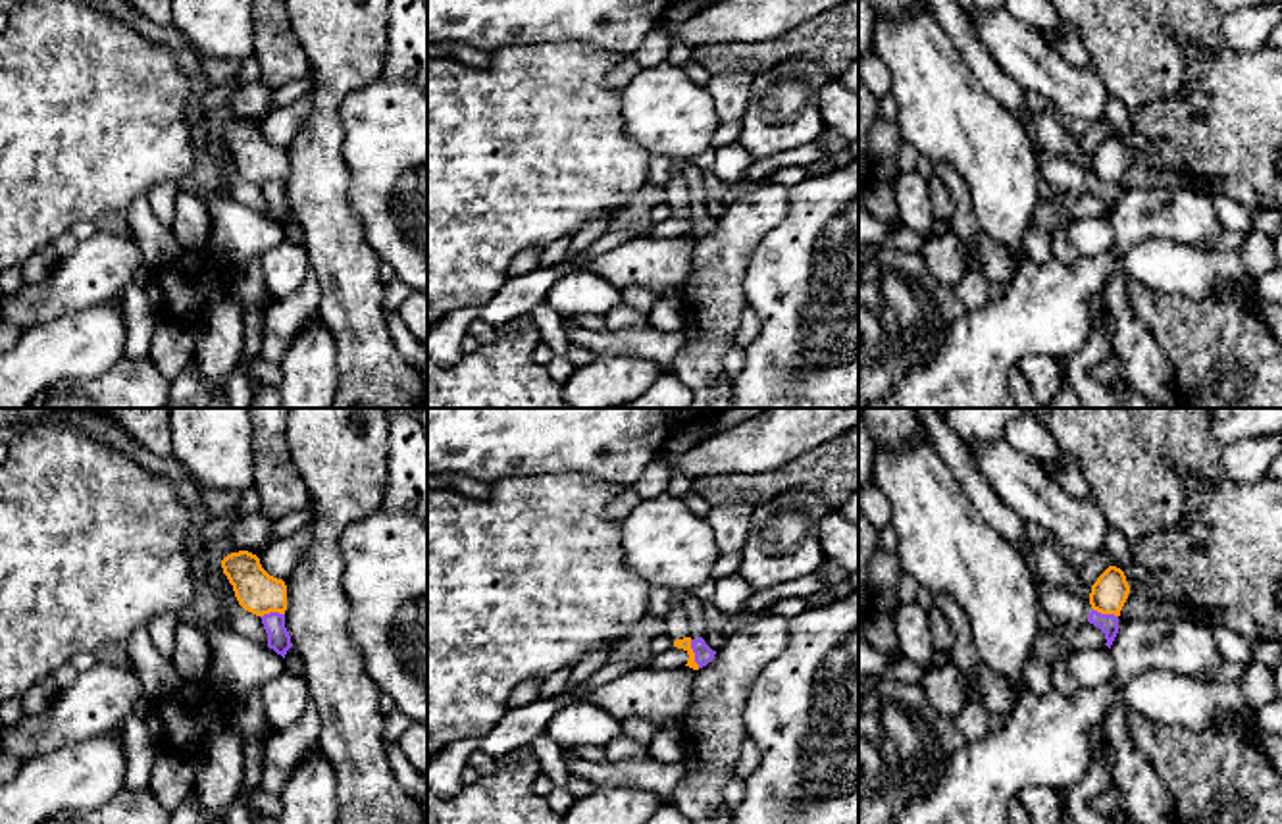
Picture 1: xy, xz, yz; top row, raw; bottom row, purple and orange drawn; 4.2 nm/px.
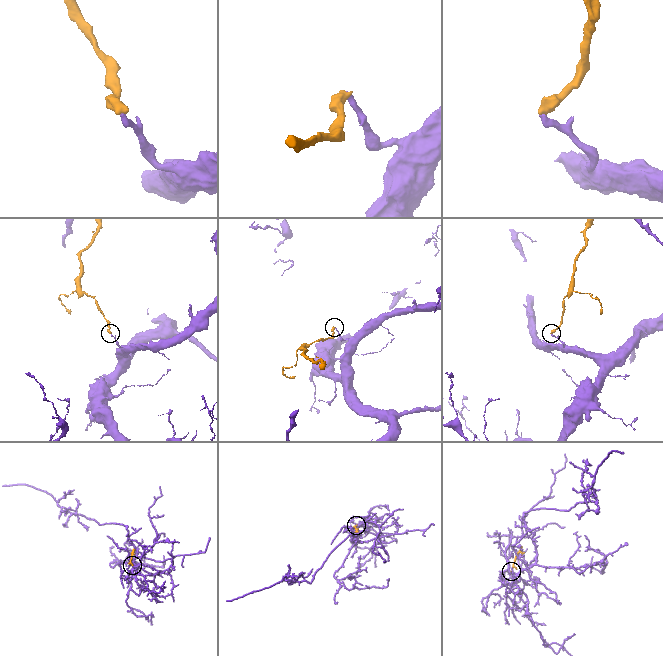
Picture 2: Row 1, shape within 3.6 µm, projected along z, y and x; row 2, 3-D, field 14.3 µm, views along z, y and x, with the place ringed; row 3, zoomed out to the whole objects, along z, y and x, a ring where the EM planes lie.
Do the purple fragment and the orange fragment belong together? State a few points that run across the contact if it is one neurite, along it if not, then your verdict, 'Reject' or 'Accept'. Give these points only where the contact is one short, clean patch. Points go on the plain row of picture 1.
Line: xz (690, 208), (693, 230), (699, 235). Reject

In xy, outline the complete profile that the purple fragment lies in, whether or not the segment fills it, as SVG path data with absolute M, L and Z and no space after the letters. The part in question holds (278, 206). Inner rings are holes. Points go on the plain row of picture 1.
M269 181L260 187L268 202L268 216L285 227L287 219L293 216L291 204L285 196L285 183Z

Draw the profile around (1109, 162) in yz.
M1109 135L1091 154L1090 173L1101 183L1120 185L1130 154L1120 137Z

